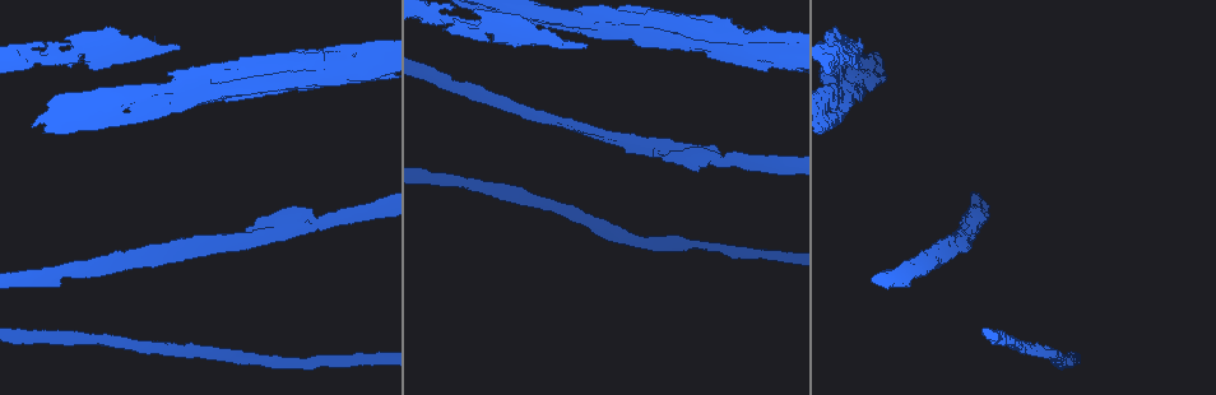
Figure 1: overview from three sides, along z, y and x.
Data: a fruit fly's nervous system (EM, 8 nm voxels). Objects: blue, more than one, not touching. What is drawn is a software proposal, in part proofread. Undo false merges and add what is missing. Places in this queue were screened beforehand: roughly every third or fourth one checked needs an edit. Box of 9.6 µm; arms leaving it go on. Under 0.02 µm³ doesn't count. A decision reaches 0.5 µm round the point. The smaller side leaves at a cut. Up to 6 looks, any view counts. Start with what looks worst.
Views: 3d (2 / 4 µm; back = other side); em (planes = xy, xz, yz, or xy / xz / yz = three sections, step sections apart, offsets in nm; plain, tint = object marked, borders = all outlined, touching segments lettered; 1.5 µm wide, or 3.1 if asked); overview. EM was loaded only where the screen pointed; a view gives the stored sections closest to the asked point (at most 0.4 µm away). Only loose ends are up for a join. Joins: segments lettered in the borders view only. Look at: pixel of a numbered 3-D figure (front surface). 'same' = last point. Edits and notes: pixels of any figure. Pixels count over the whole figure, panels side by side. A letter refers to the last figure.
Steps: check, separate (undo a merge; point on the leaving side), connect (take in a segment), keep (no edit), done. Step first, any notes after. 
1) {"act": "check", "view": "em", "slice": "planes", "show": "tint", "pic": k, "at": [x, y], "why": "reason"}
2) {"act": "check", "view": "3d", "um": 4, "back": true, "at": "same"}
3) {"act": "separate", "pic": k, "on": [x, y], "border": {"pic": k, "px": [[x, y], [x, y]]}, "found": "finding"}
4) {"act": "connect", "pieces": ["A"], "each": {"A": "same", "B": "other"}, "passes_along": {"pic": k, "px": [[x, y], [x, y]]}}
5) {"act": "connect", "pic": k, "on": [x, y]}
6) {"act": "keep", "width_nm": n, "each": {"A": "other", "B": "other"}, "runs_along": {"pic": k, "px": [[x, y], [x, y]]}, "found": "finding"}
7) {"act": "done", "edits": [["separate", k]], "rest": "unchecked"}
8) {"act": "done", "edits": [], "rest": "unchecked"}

{"act": "check", "view": "em", "slice": "planes", "show": "plain", "pic": 1, "at": [339, 70], "why": "two arms at a narrow angle"}

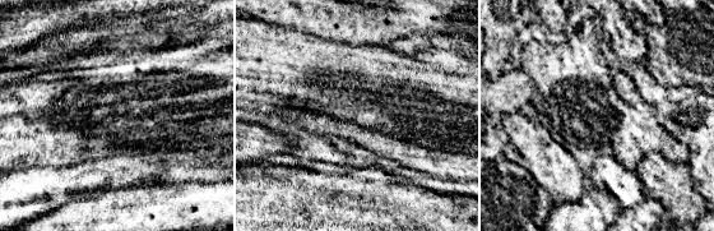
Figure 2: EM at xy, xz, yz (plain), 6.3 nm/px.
{"act": "check", "view": "em", "slice": "planes", "show": "borders", "at": "same"}

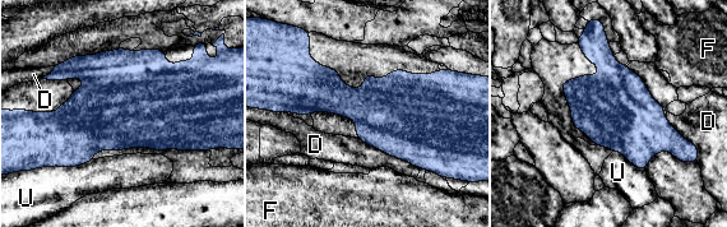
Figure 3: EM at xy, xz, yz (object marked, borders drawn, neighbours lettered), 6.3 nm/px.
{"act": "separate", "pic": 3, "on": [429, 109], "each": {"D": "other", "F": "other", "U": "other"}, "border": {"pic": 3, "px": [[356, 120], [441, 149]]}, "found": "a second cell is stuck on"}

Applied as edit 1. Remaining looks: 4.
{"act": "check", "view": "overview"}

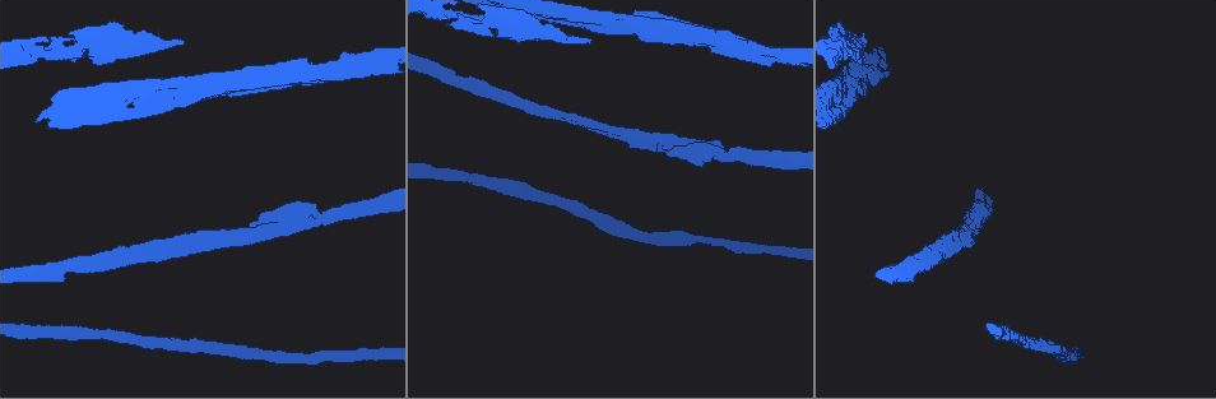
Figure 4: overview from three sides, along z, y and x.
{"act": "check", "view": "3d", "um": 2, "pic": 4, "at": [842, 24], "why": "an open end"}

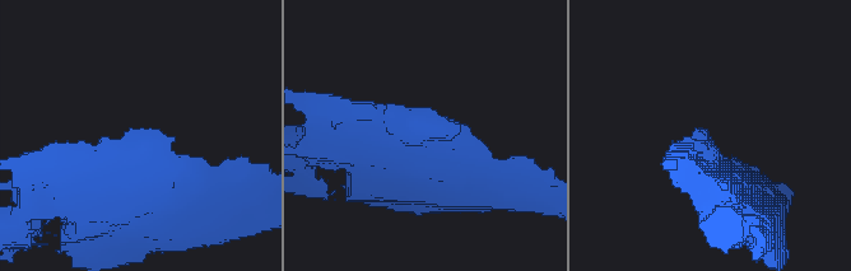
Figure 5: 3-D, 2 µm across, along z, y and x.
{"act": "check", "view": "em", "slice": "planes", "show": "borders", "pic": 5, "at": [441, 127]}

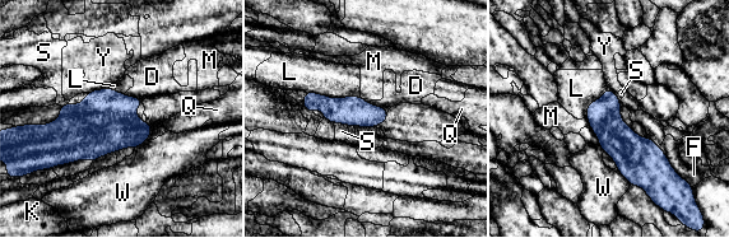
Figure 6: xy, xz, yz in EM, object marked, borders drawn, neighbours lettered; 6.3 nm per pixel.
{"act": "keep", "width_nm": 190, "each": {"D": "other", "F": "other", "K": "other", "L": "other", "M": "other", "Q": "other", "S": "other", "W": "other", "Y": "other"}, "border": {"pic": 6, "px": [[124, 94], [143, 99]]}, "found": "none of them fits"}

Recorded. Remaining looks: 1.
{"act": "done", "edits": [["separate", 3]], "rest": "unchecked"}

